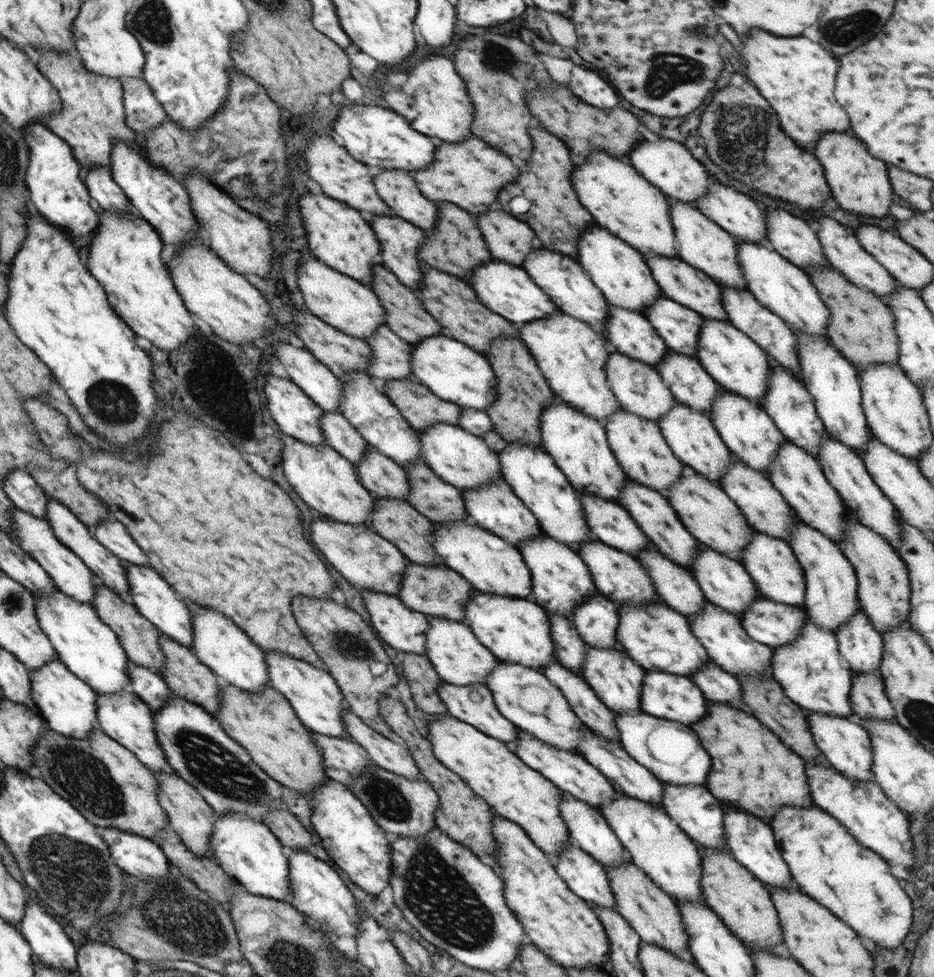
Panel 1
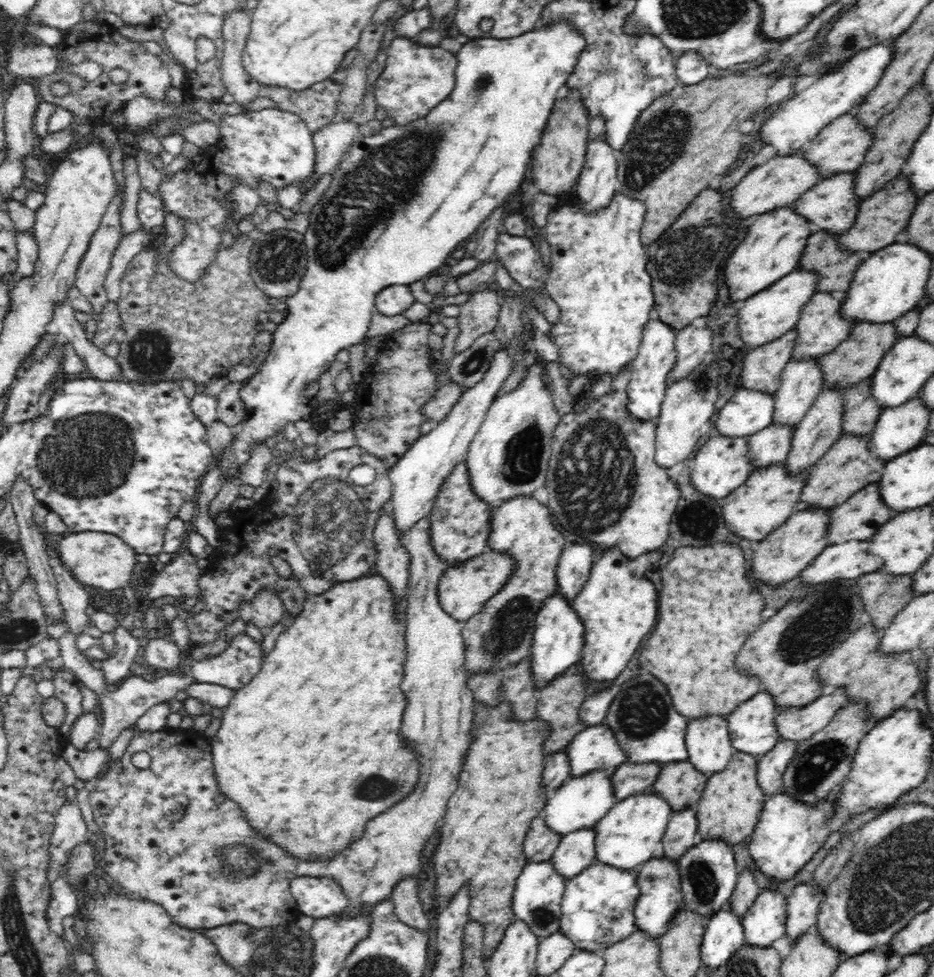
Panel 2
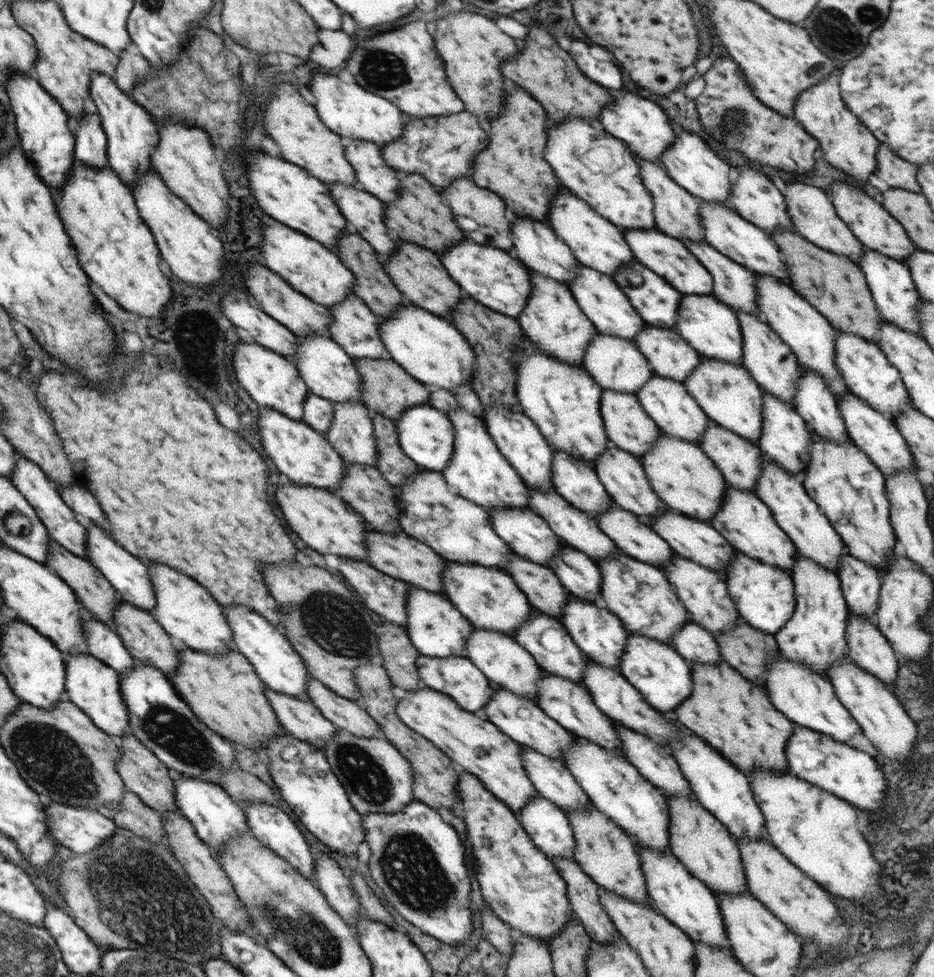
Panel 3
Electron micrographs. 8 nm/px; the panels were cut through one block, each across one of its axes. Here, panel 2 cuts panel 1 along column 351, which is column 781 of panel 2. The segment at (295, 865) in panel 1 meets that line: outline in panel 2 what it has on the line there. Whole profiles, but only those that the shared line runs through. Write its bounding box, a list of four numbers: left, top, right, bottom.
[741,889,787,947]

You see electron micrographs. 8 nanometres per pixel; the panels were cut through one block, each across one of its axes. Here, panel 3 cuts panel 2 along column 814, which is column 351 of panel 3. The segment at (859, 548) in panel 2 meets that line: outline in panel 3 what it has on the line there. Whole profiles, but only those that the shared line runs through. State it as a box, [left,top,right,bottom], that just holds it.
[338,556,411,629]

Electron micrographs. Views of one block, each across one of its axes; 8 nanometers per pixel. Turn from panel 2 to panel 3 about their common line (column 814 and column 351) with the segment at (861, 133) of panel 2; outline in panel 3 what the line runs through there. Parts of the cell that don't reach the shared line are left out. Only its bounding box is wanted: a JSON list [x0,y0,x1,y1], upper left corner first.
[344,139,401,203]

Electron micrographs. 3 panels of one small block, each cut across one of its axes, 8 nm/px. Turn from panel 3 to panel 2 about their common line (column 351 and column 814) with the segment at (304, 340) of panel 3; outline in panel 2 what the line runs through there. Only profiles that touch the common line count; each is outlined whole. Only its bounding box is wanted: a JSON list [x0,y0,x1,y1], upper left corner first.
[773,357,823,427]

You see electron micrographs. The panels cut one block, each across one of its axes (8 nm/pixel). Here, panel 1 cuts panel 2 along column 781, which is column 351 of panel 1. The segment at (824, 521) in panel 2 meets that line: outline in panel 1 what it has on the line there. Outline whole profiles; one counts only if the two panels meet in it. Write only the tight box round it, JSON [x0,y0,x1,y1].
[312,520,409,596]

